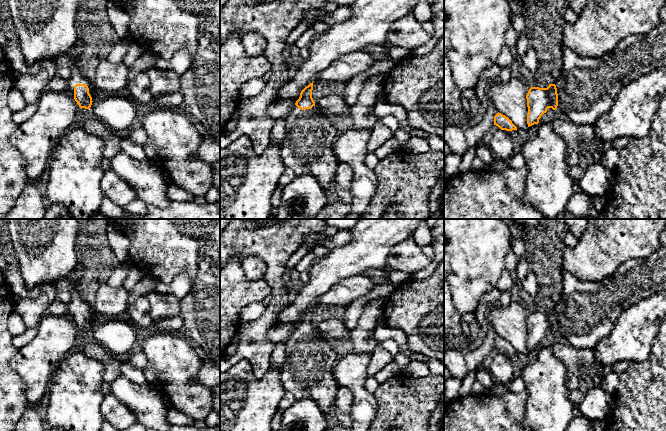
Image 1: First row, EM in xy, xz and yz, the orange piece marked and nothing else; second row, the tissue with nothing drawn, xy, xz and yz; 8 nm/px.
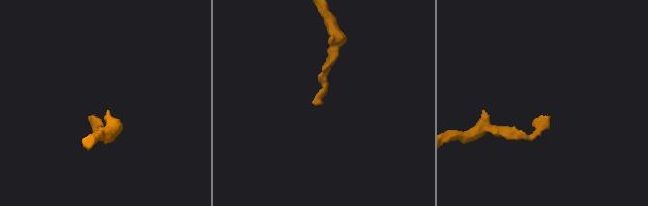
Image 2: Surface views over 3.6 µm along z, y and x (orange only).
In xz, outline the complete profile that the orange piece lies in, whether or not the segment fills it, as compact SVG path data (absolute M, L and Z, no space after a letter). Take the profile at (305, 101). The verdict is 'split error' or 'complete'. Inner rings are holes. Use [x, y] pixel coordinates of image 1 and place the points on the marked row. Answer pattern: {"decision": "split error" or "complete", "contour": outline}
{"decision": "split error", "contour": "M313 82L301 91L286 117L280 157L284 166L294 170L297 176L312 174L327 192L334 183L339 163L333 146L340 133L315 106L312 90Z"}

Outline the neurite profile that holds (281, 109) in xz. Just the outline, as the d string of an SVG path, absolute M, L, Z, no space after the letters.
M289 99L273 103L266 110L266 115L274 121L279 118L286 118L295 103L296 101Z

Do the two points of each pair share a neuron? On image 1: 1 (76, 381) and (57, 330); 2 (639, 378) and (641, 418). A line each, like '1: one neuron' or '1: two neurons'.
1: two neurons
2: one neuron

